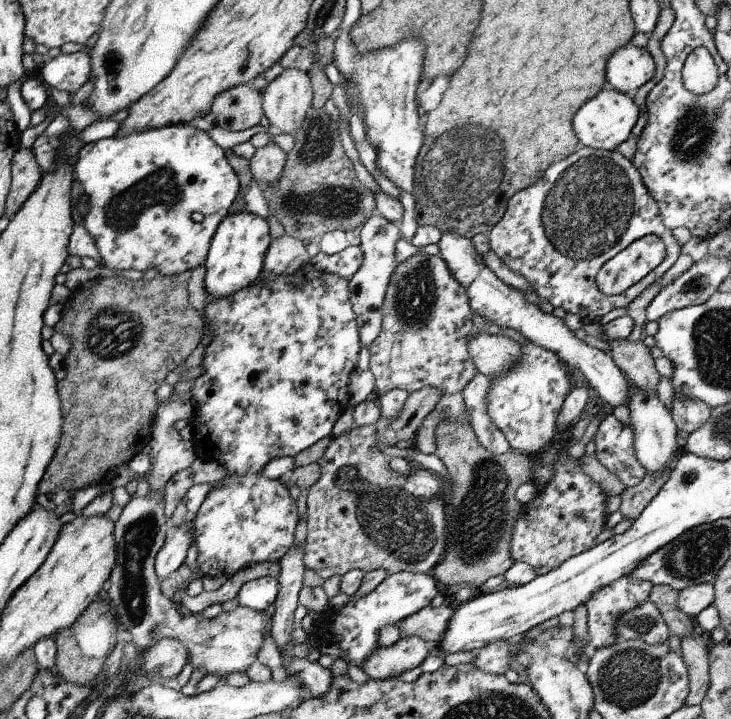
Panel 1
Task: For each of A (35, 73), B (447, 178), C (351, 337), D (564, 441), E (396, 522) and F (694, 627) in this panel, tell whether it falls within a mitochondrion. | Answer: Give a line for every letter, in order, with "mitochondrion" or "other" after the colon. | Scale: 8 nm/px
A: other
B: mitochondrion
C: other
D: other
E: mitochondrion
F: other

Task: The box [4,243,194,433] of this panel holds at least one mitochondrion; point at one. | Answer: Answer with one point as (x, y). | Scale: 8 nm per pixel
(115, 334)

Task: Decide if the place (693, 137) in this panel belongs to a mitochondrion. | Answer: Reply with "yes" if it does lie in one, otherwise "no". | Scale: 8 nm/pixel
yes

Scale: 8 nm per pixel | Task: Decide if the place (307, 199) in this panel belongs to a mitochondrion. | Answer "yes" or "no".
yes

